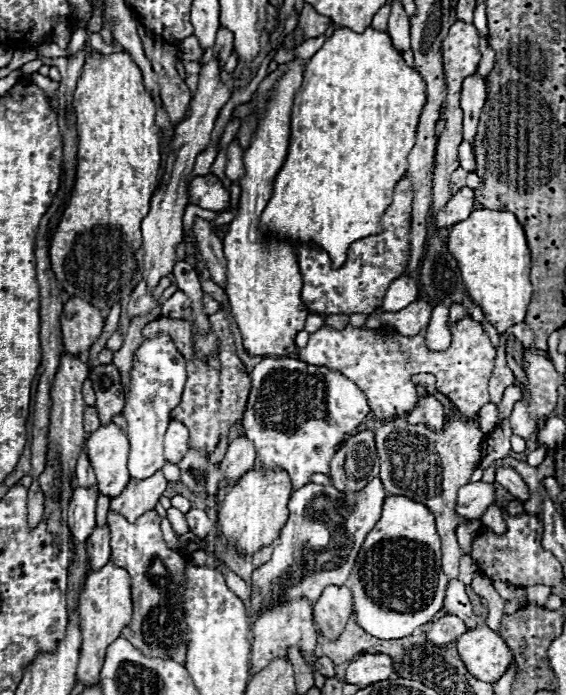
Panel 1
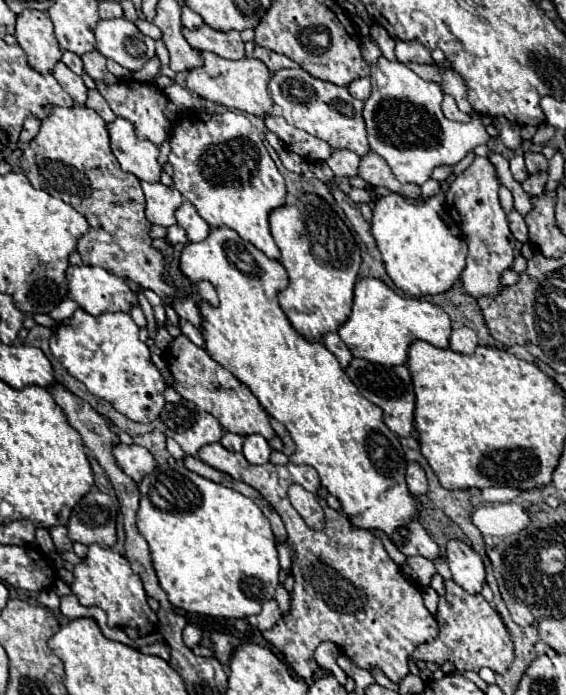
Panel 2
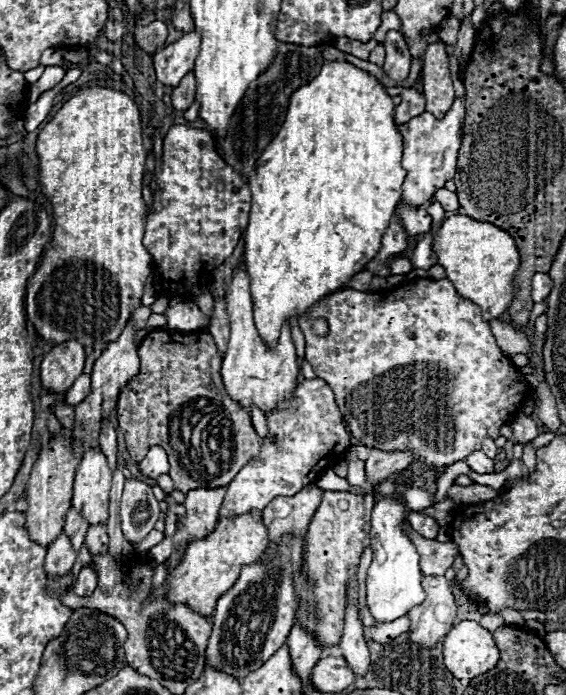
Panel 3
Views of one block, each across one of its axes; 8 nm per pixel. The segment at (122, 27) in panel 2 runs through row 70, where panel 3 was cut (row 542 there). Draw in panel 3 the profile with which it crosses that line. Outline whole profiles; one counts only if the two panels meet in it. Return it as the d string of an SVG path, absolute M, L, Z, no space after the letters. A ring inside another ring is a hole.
M128 478L120 506L124 536L132 544L140 542L154 528L158 516L160 516L160 508L158 508L158 500L152 494L152 488L138 478Z

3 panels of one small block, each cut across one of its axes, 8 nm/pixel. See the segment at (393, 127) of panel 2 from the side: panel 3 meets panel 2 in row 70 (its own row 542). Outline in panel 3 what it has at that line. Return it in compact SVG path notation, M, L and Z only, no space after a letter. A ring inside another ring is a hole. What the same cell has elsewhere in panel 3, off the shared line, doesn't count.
M388 496L376 502L370 518L372 526L372 564L366 576L368 588L368 606L372 616L378 622L392 622L396 618L406 616L414 606L420 606L426 600L426 592L422 588L422 570L420 570L420 554L412 544L408 532L402 528L408 516L408 508L402 498Z

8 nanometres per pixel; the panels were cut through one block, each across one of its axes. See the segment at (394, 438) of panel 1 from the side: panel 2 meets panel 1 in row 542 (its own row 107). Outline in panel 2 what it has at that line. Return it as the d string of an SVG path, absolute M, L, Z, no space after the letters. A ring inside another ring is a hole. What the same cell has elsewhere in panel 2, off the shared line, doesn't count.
M444 96L444 100L442 100L442 112L450 120L458 120L458 122L468 122L470 120L468 114L464 114L462 110L458 110L458 106L456 106L456 102L454 102L452 96Z

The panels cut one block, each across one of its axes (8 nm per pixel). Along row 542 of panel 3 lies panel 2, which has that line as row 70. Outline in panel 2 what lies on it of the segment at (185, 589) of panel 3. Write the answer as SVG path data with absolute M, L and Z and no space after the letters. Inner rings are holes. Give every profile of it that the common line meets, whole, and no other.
M200 52L204 64L200 68L192 68L186 74L186 86L188 90L196 92L198 96L218 102L230 110L240 110L248 114L262 116L272 108L272 98L268 92L268 80L270 70L264 66L264 62L256 58L242 58L242 60L226 60L216 56L214 52Z

